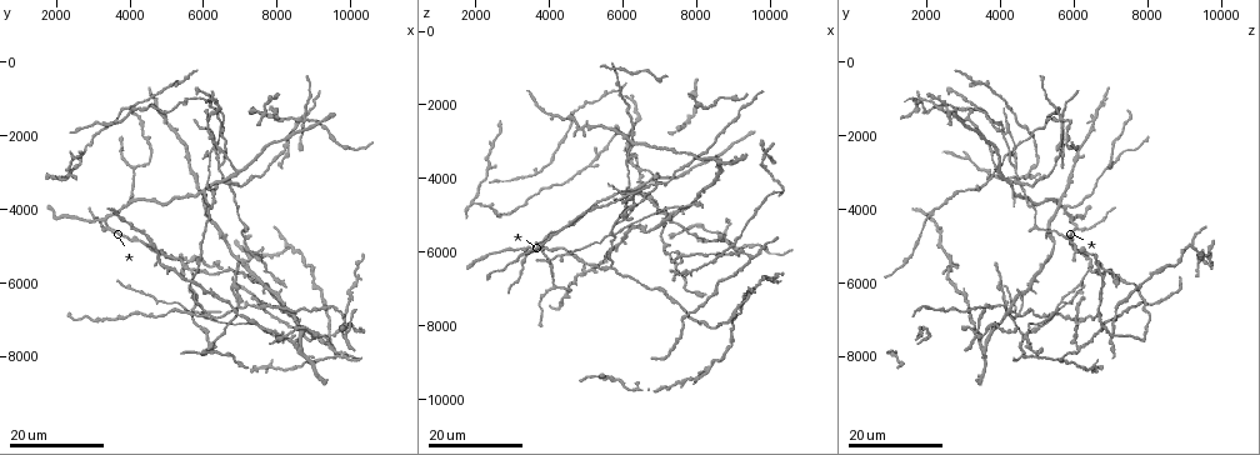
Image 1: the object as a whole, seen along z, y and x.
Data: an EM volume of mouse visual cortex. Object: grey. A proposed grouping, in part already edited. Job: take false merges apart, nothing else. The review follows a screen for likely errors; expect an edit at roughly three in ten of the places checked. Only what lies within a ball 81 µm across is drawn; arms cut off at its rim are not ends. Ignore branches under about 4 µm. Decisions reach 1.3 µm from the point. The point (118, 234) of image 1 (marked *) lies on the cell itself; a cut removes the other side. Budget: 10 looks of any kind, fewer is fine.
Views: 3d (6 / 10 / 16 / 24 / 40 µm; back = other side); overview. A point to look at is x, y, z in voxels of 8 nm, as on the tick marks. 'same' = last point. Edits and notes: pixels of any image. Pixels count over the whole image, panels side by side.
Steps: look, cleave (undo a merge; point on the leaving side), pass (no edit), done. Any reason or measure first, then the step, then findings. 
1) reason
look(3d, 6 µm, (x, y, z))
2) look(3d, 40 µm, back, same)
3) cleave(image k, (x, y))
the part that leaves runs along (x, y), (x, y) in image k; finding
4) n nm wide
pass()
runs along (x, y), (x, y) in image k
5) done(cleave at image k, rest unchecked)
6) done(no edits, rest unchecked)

arms part here
look(3d, 24 µm, (6100, 6900, 4500))

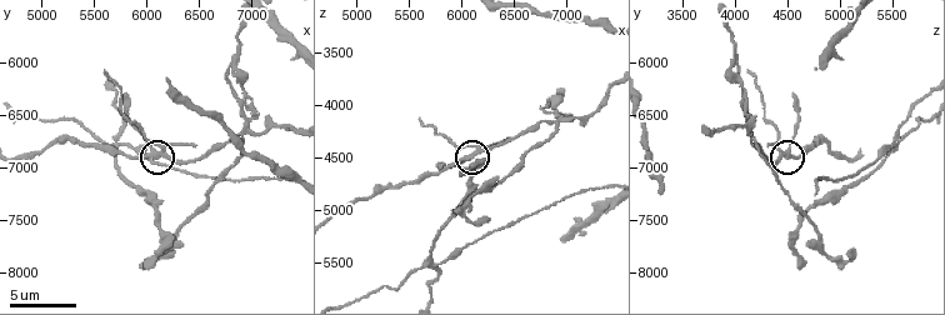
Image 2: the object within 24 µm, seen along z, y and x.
look(3d, 6 µm, (6060, 6840, 4500))

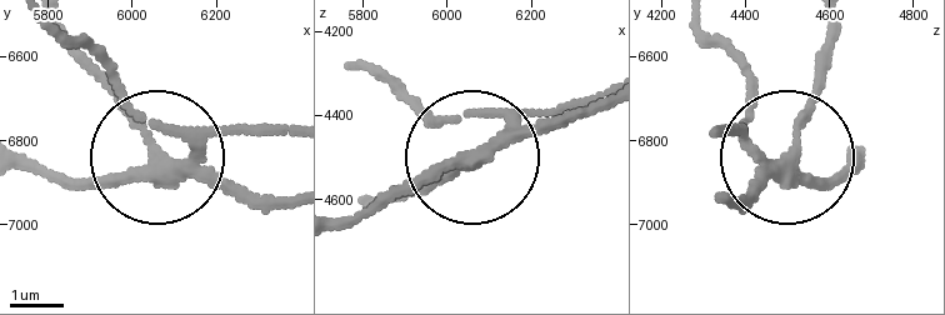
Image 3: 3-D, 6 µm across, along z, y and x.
side arm 5 µm
cleave(image 3, (258, 134))
the part that leaves runs along (188, 159), (66, 29) in image 3; two cells meet here

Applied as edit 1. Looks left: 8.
three-way junction
look(3d, 24 µm, (5600, 5600, 6400))

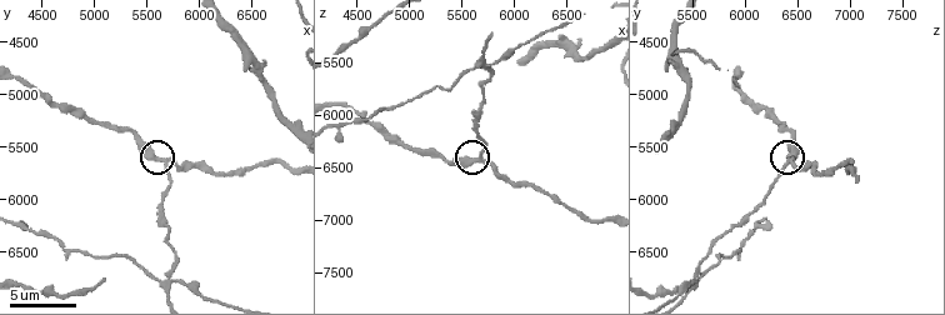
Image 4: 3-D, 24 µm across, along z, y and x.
look(3d, 10 µm, (5680, 5640, 6380))

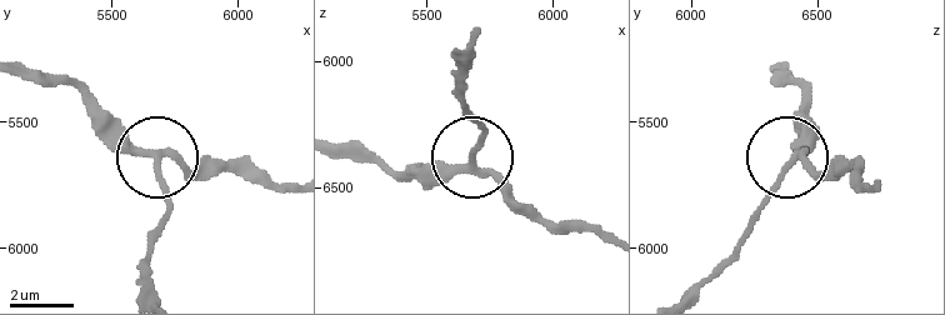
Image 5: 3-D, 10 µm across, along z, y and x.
200 nm wide
pass()
runs along (336, 145), (400, 175), (433, 175), (473, 159), (481, 121) in image 5; all the same cell

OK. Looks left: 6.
three-way junction
look(3d, 16 µm, (4100, 2900, 7000))

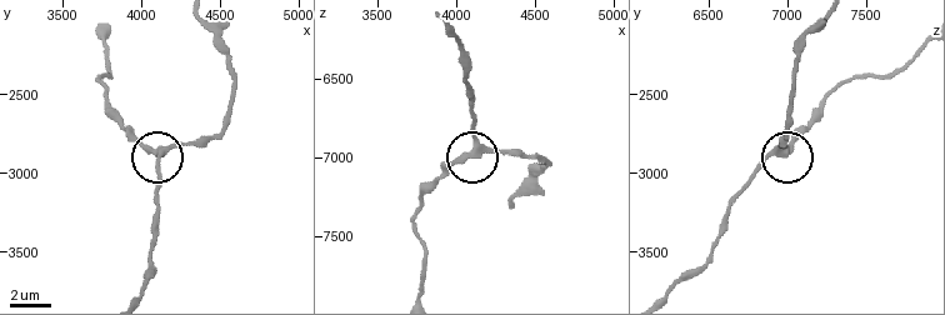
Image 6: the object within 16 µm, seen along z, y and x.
look(3d, 6 µm, (4160, 2840, 6960))

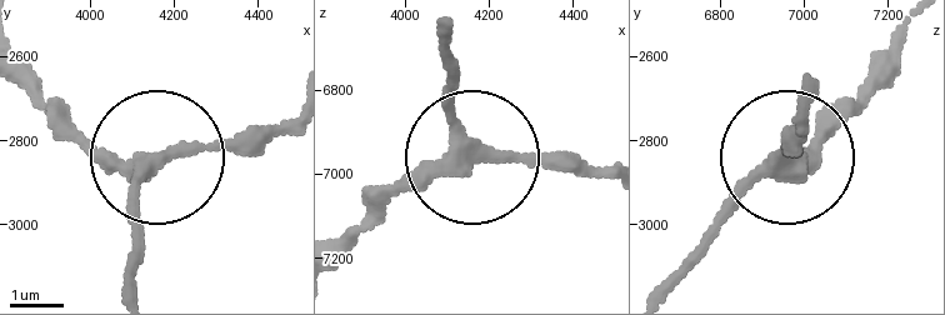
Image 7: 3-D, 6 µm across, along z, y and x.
pass()
runs along (125, 285), (143, 155), (111, 159), (35, 88) in image 7; continuous, no second cell

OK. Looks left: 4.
arms part here
look(3d, 16 µm, (3400, 4400, 6000))

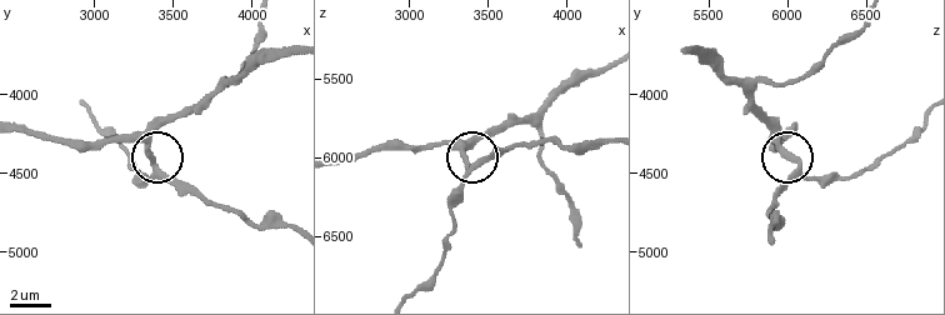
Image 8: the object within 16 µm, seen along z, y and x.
look(3d, 10 µm, (3400, 4480, 6100))

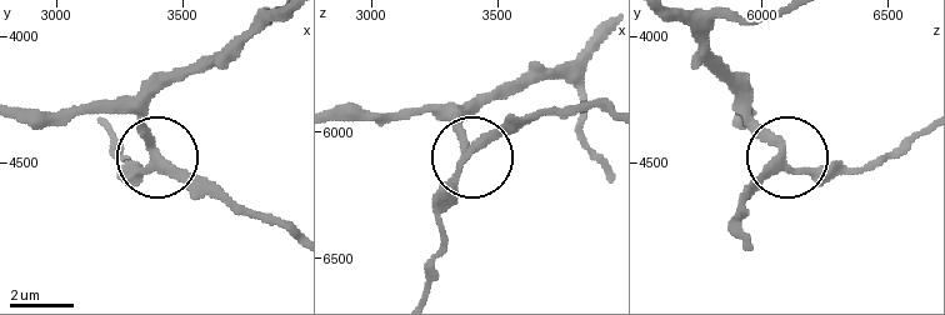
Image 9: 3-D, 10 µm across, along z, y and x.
3 arms
pass()
runs along (536, 111), (508, 119), (466, 156), (443, 226) in image 9; all the same cell

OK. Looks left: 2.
look(3d, 10 µm, (5740, 6800, 5500))

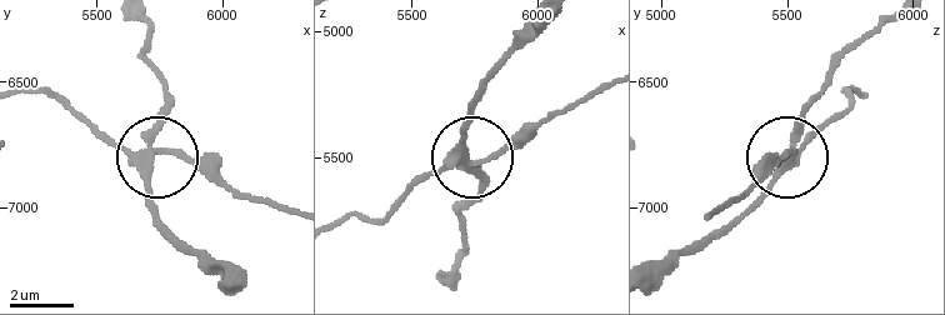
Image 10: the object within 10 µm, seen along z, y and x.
270 nm wide
cleave(image 10, (100, 136))
the part that leaves runs along (145, 155), (199, 160), (240, 193), (288, 209) in image 10; two cells meet here

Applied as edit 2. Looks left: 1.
done(cleave at image 3, cleave at image 10, rest unchecked)

